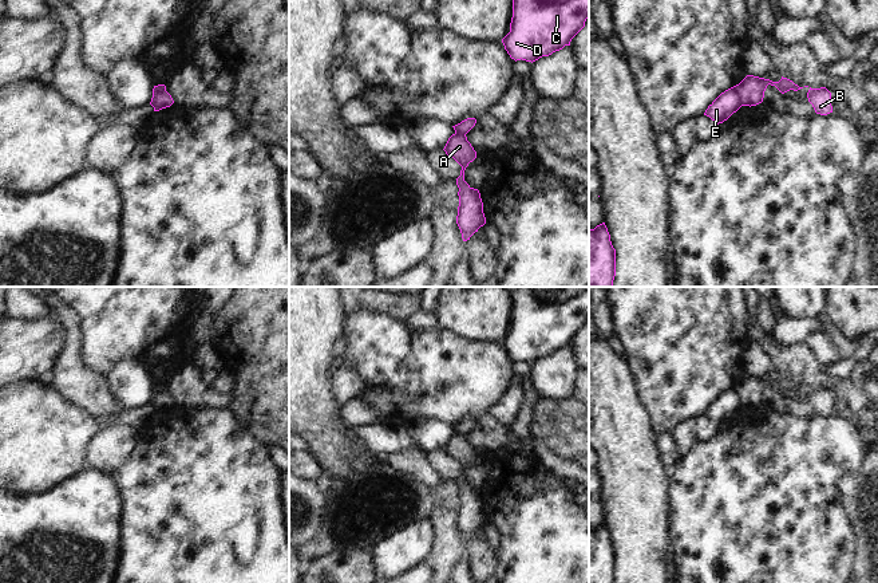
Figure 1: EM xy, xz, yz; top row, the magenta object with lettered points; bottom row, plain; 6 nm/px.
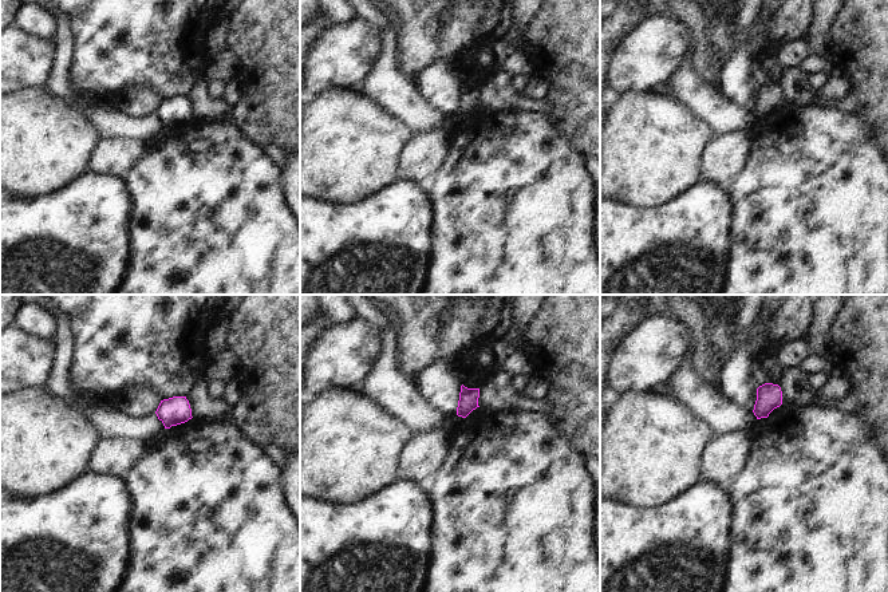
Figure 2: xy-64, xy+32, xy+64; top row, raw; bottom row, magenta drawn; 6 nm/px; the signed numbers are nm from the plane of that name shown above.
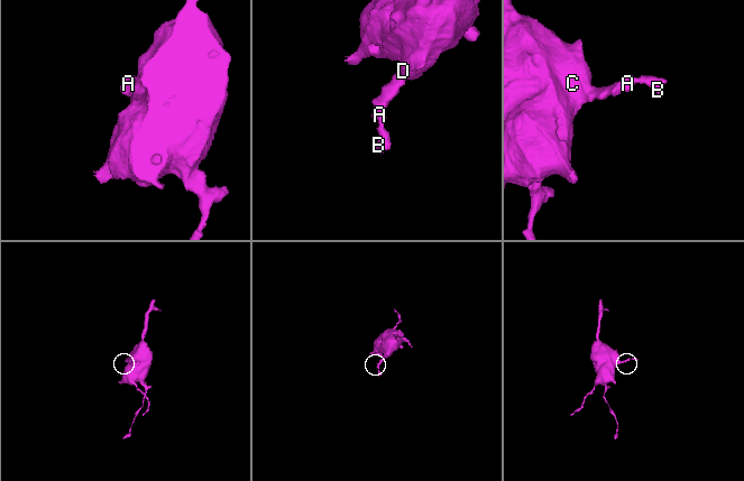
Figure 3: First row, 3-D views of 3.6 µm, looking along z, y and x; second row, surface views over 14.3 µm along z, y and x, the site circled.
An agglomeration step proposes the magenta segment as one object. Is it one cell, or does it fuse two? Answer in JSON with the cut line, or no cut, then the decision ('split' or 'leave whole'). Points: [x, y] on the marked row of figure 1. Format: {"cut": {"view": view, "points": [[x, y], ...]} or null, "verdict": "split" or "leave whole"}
{"cut": {"view": "yz", "points": [[734, 86], [742, 105]]}, "verdict": "split"}

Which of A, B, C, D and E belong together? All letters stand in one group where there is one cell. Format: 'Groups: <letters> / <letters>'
Groups: A B / C D E

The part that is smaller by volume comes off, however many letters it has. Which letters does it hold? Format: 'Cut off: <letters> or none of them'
Cut off: A, B

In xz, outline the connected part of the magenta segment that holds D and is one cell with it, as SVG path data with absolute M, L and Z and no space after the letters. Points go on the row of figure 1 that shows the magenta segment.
M513 0L510 32L502 43L515 62L533 63L570 46L588 17L589 0Z

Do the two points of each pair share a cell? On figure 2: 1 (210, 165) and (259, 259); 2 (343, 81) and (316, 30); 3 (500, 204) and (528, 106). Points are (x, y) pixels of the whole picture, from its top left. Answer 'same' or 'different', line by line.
1: same
2: different
3: different

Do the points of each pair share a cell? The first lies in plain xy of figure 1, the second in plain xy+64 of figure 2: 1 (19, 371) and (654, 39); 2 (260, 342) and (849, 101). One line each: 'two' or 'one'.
1: one
2: two

